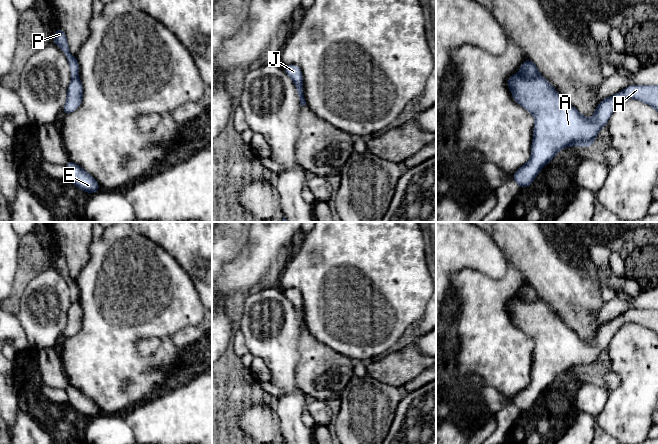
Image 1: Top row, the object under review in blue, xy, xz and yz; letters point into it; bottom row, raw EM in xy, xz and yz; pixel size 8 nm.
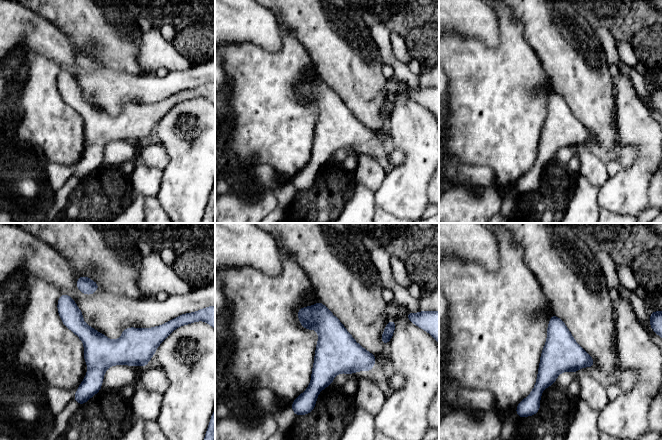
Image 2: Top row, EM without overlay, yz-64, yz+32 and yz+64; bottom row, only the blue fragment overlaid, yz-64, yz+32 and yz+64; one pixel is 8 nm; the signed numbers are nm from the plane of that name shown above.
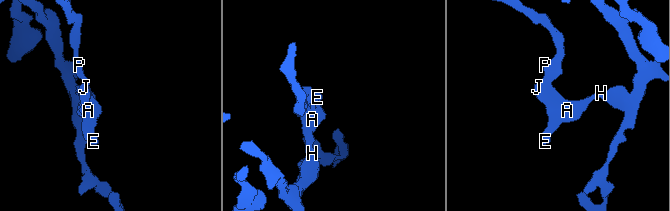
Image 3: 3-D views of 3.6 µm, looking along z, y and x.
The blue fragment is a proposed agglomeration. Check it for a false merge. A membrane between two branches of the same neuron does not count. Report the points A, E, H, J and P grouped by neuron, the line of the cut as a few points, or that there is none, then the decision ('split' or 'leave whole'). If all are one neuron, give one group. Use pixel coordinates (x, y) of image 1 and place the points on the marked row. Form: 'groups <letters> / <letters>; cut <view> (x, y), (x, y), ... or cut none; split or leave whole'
groups A E H J / P; cut yz (520, 73), (526, 77), (536, 77), (539, 75); split

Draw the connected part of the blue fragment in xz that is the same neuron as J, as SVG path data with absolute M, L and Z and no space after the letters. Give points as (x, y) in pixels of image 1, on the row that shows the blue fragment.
M286 65L283 68L294 84L303 88L303 76L300 67L297 65Z

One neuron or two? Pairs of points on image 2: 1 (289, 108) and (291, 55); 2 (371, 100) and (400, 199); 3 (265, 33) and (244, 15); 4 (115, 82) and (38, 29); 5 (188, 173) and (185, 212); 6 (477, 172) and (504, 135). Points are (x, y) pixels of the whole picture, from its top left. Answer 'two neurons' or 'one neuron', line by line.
1: one neuron
2: two neurons
3: one neuron
4: one neuron
5: one neuron
6: two neurons

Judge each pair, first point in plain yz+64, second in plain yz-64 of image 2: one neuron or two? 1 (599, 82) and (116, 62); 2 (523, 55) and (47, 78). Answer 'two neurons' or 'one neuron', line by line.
1: one neuron
2: one neuron

